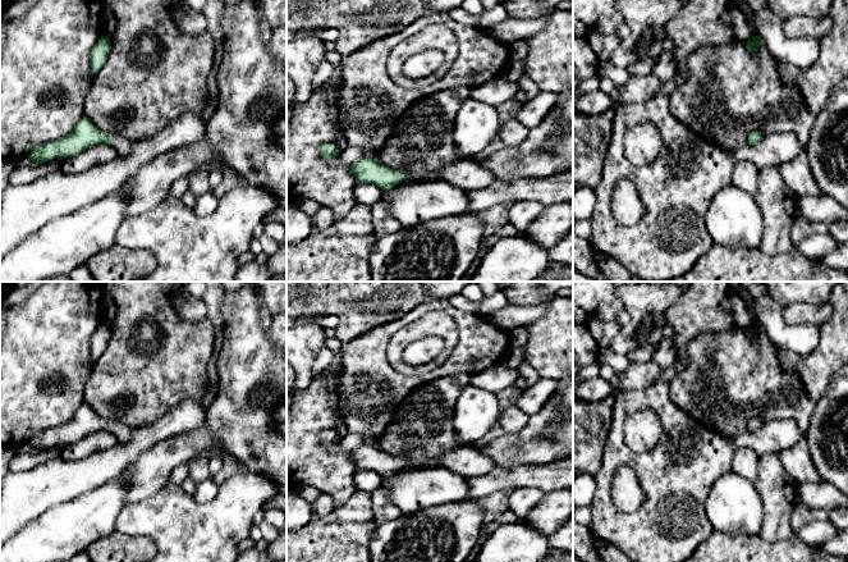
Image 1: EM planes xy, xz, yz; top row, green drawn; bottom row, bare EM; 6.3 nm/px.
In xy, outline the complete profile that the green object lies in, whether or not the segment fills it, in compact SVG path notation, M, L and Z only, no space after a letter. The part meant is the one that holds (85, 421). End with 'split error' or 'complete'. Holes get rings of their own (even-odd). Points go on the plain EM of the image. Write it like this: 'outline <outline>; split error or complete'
outline M83 402L67 424L55 429L38 431L27 443L36 451L43 451L58 443L72 444L98 430L114 433L120 443L129 442L132 433L127 425L119 421L102 419Z; split error

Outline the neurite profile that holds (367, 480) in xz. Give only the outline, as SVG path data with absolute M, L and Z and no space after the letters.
M357 469L353 480L358 489L371 493L381 485L382 476L371 470Z

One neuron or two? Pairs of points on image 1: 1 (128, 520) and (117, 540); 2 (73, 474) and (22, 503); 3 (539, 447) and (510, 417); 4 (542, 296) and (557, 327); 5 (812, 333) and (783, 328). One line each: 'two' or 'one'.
1: two
2: one
3: two
4: two
5: one

